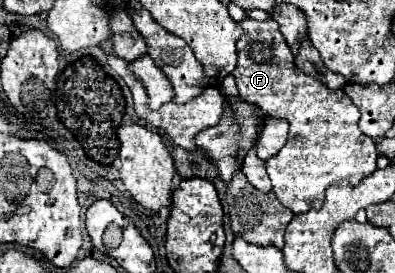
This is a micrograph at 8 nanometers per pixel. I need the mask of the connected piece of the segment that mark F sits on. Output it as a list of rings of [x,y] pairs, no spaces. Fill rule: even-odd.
[[[272,20],[240,22],[244,28],[238,40],[238,64],[234,68],[234,78],[242,100],[260,106],[266,116],[284,118],[290,124],[288,142],[270,160],[266,160],[266,170],[272,180],[272,192],[294,214],[308,212],[312,208],[322,208],[326,190],[344,180],[358,186],[376,170],[378,148],[370,136],[358,130],[360,110],[344,90],[330,90],[326,84],[304,74],[296,64],[294,56]]]

